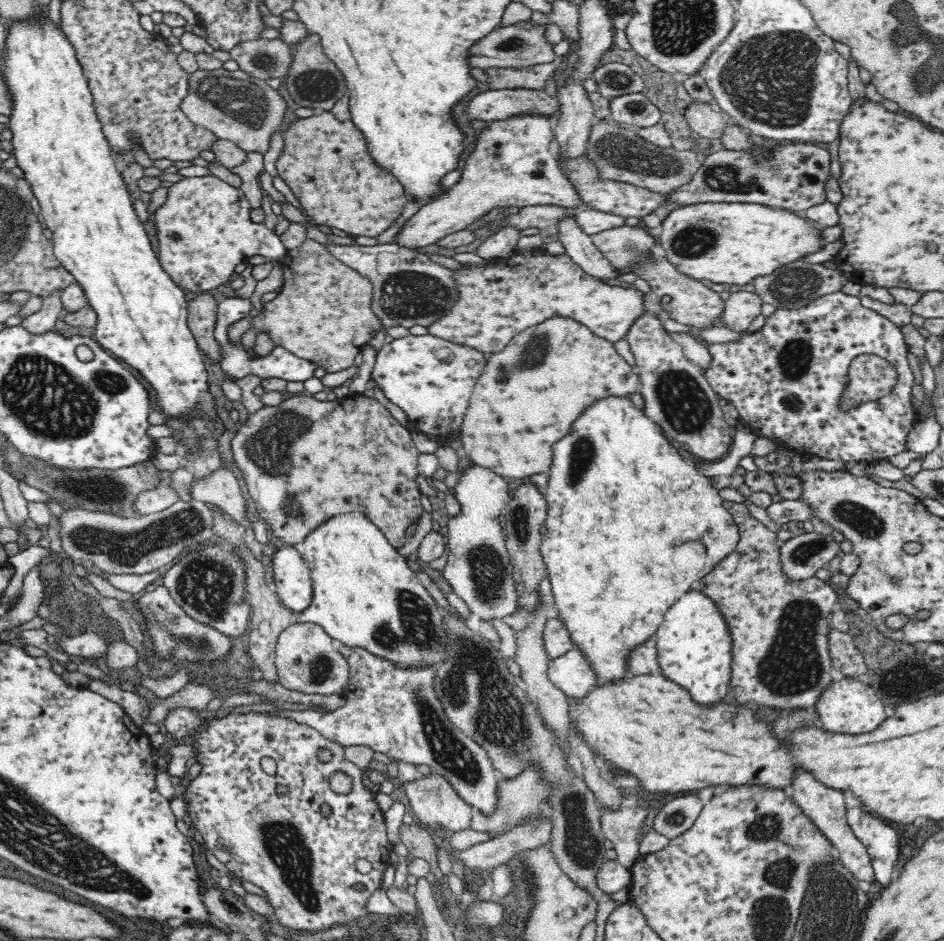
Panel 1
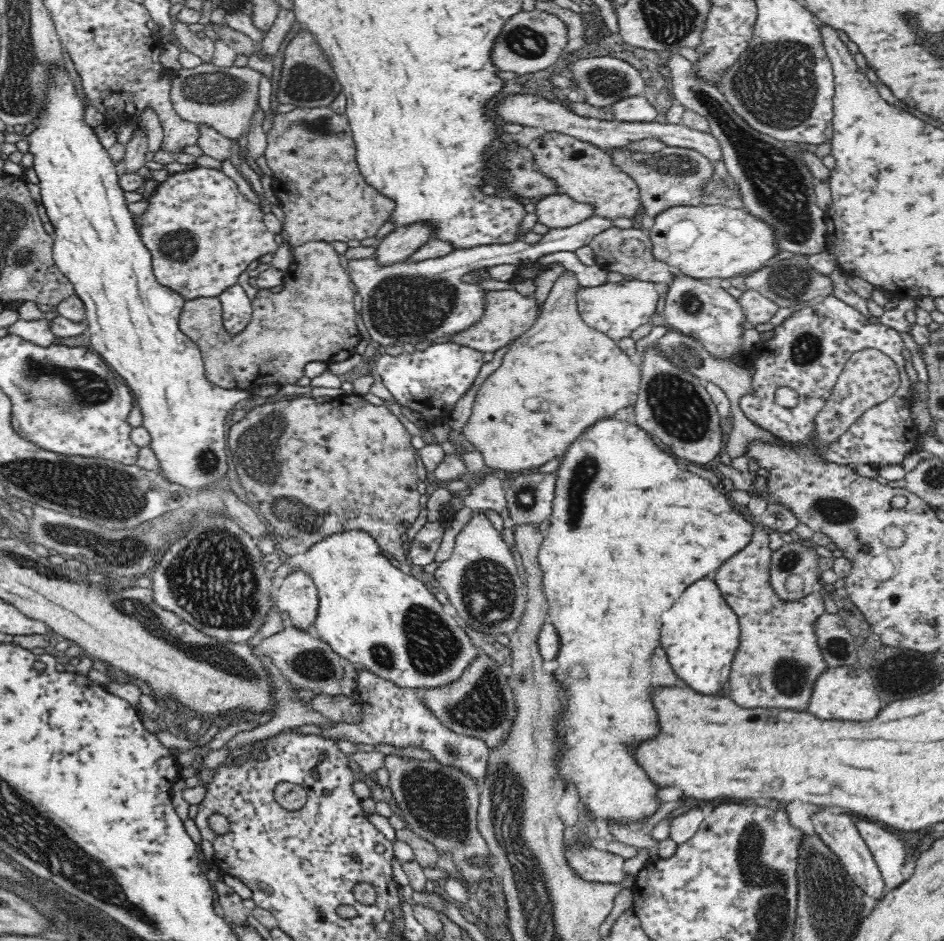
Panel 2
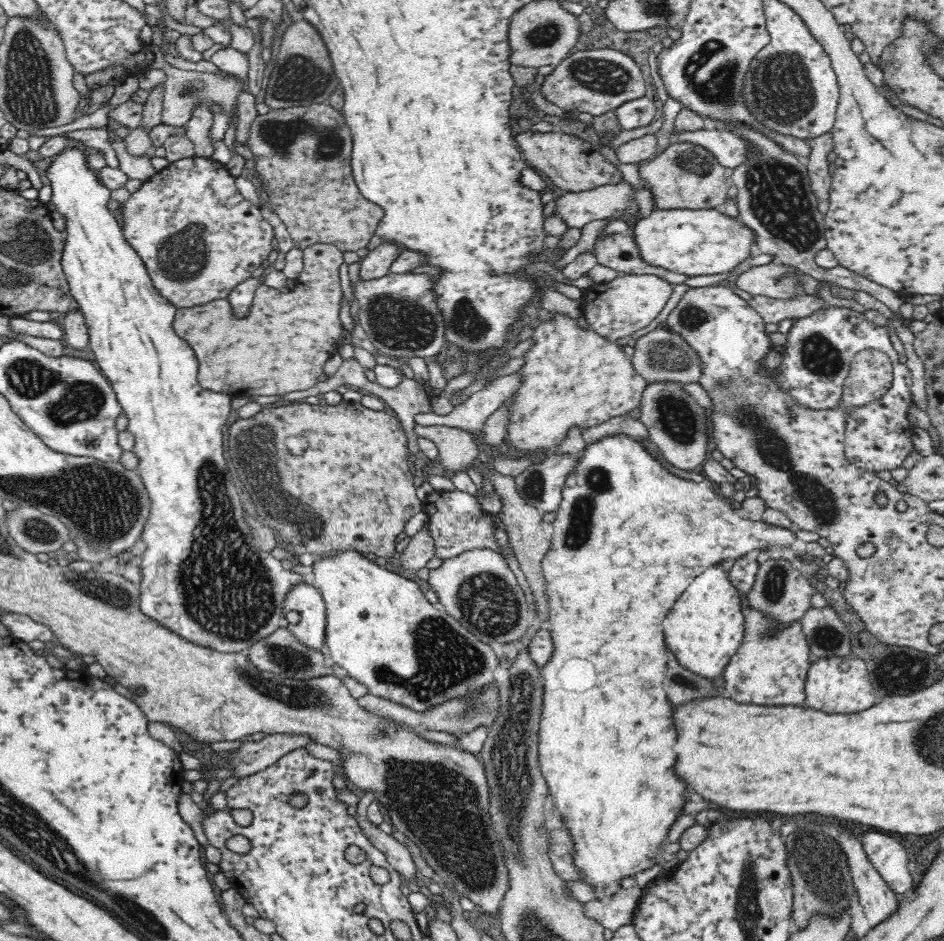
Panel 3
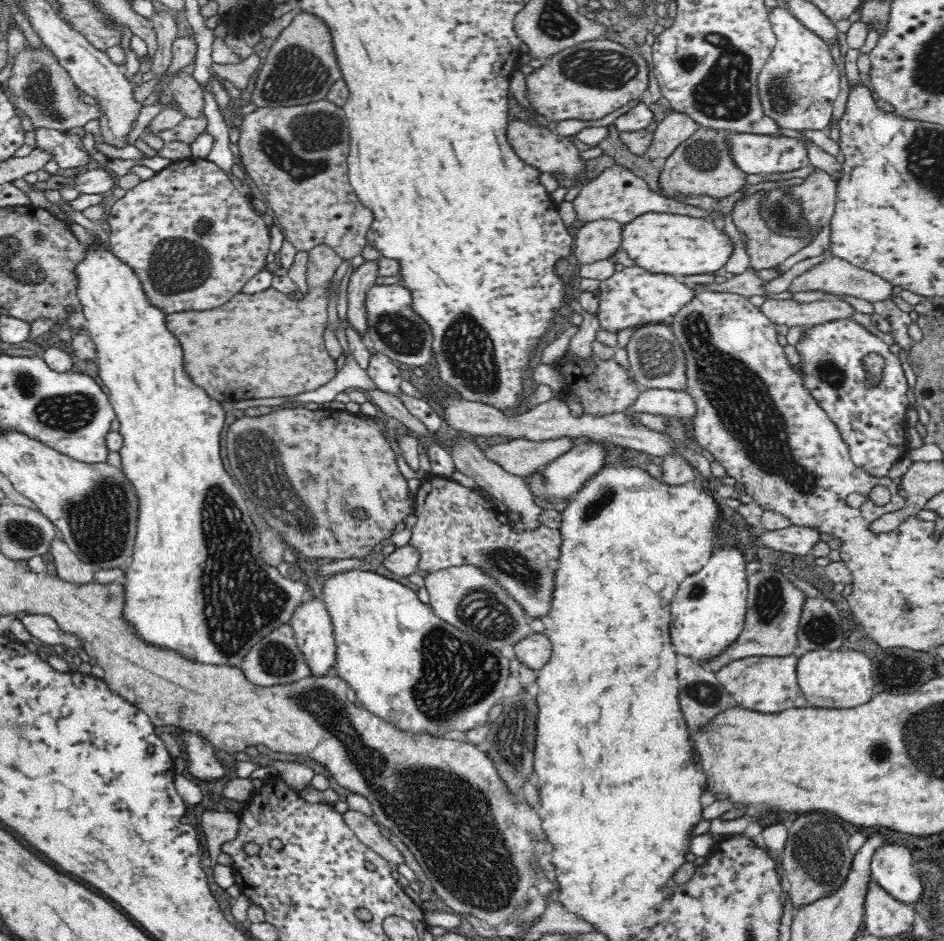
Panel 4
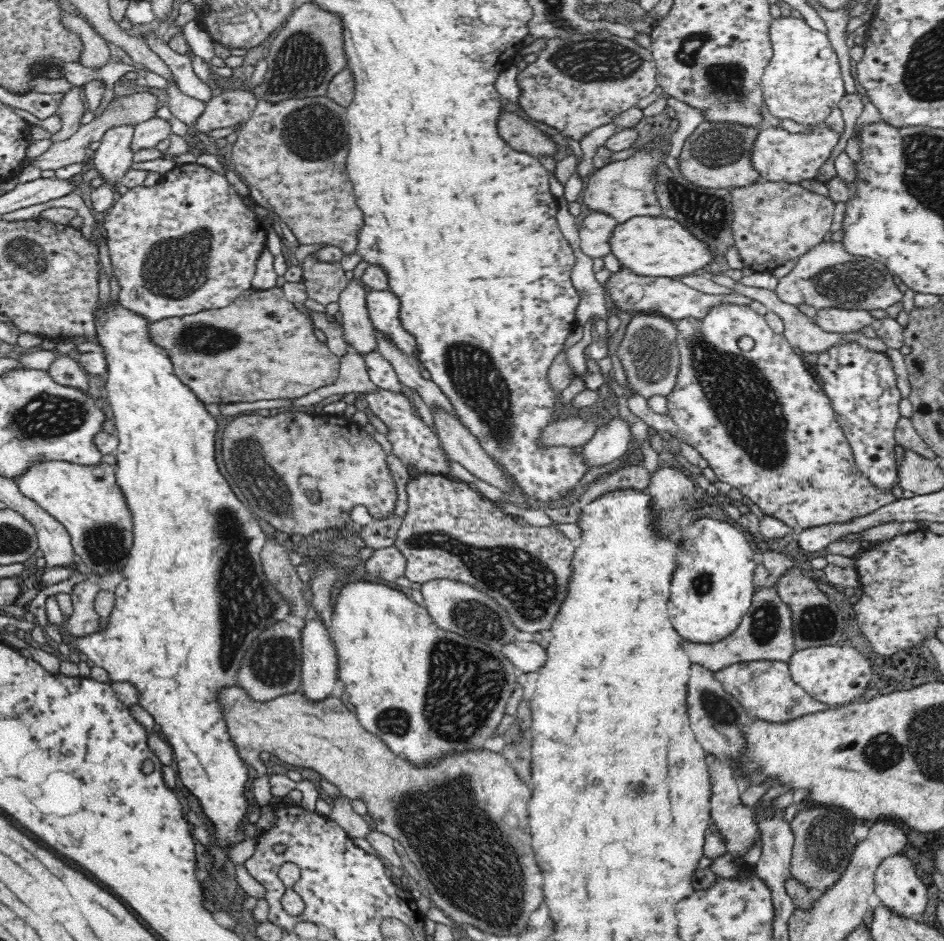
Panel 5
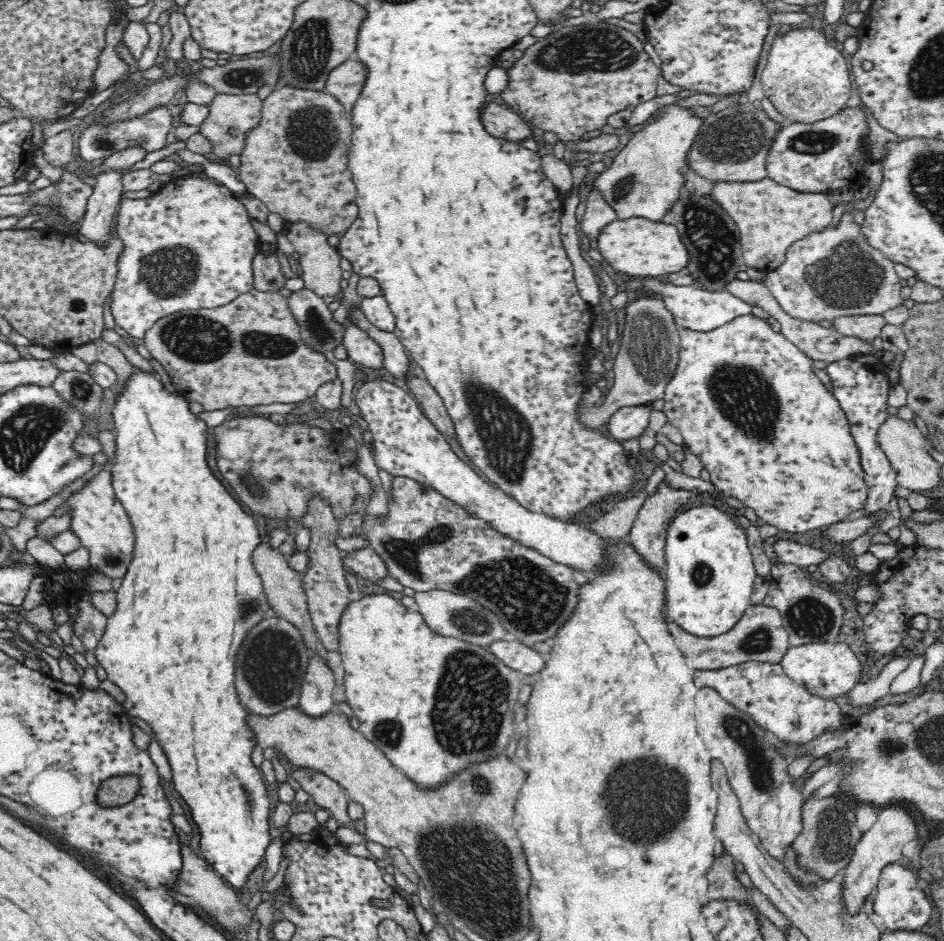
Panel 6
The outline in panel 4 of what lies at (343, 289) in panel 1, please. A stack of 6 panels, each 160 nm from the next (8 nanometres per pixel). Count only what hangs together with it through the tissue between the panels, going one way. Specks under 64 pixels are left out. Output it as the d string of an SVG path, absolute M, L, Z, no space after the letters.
M327 244L316 245L308 251L307 292L300 300L290 300L273 287L256 294L236 294L222 306L210 310L182 311L165 316L167 329L180 341L184 366L192 382L202 387L214 400L237 401L248 398L296 396L334 386L335 360L328 355L322 337L329 324L328 303L331 280L343 258Z

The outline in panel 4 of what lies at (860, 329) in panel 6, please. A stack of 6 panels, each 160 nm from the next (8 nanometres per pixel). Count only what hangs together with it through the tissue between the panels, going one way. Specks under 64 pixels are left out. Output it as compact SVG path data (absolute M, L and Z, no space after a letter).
M790 295L766 298L759 309L775 325L786 324L788 327L801 328L849 318L855 311L850 304L841 299L829 298L804 303L792 299Z

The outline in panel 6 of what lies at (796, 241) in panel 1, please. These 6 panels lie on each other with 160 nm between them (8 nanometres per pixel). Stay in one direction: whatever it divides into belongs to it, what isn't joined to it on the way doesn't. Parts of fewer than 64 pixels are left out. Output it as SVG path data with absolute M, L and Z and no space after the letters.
M640 217L617 219L600 231L597 242L603 260L628 276L666 276L684 271L690 260L689 250L678 234L676 226L662 221L653 222Z

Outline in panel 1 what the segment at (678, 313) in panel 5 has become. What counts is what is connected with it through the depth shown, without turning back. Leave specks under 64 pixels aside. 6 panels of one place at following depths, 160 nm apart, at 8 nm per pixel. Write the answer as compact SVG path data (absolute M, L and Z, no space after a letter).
M522 249L516 250L506 258L484 259L483 265L460 264L459 268L452 271L452 278L459 293L458 301L452 304L448 314L428 324L427 332L432 336L475 348L483 353L495 353L502 350L512 338L515 338L516 334L555 316L570 317L588 327L592 334L604 337L613 343L624 339L632 322L644 312L642 292L635 288L610 286L593 278L586 274L566 253L550 256L536 249Z

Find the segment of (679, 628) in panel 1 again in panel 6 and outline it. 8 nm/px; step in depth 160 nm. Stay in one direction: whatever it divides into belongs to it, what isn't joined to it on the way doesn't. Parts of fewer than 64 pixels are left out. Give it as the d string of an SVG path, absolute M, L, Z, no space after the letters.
M697 505L677 514L668 525L665 548L665 614L685 632L712 638L729 632L752 604L750 596L757 576L746 533L723 511L712 505Z

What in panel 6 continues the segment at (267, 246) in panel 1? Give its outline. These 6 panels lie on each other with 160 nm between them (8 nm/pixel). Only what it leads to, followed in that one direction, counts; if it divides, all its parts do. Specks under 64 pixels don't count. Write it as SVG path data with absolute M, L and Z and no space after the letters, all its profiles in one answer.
M186 175L172 178L164 187L156 192L152 192L147 198L124 198L120 201L119 210L116 214L116 236L122 241L122 252L118 254L118 270L116 272L116 283L112 292L111 309L115 318L115 324L124 328L124 330L133 338L142 339L145 337L145 332L154 326L158 320L165 316L183 311L183 310L198 310L211 309L220 305L228 304L250 290L254 289L254 271L252 261L259 252L259 244L261 243L258 234L251 224L250 214L245 206L240 202L238 194L232 193L230 189L222 185L212 177L201 178L196 175Z

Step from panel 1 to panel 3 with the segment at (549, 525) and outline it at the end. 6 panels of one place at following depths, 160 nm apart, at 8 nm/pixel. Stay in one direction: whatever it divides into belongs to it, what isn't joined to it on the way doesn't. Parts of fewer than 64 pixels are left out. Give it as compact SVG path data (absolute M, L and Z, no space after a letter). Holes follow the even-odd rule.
M612 434L604 436L596 442L586 444L578 454L578 462L574 470L566 476L562 486L562 500L555 510L556 516L553 524L553 534L550 539L550 548L544 554L540 566L544 573L545 591L549 606L549 618L547 627L551 630L554 652L550 661L541 668L541 680L543 681L543 710L539 720L539 766L542 775L549 786L549 795L552 797L558 812L565 816L564 826L572 835L575 845L573 862L581 874L585 876L588 884L594 884L602 888L597 898L602 900L610 894L625 891L635 883L634 874L644 870L650 860L664 863L666 856L660 850L660 844L666 839L666 833L672 822L680 815L684 806L684 790L686 784L676 778L674 762L676 754L672 750L672 744L676 742L676 728L672 726L672 706L668 702L668 696L664 692L664 672L666 672L666 644L664 644L664 632L662 632L662 620L666 618L668 610L674 606L678 596L686 590L686 587L705 568L709 566L731 562L740 556L749 553L757 553L768 546L790 546L796 540L795 529L786 529L768 524L762 520L755 521L730 507L730 500L717 494L712 486L712 481L705 479L695 482L690 479L678 477L658 461L652 454L648 453L642 443L625 434ZM628 878L628 880L626 879ZM625 880L620 888L614 884Z

